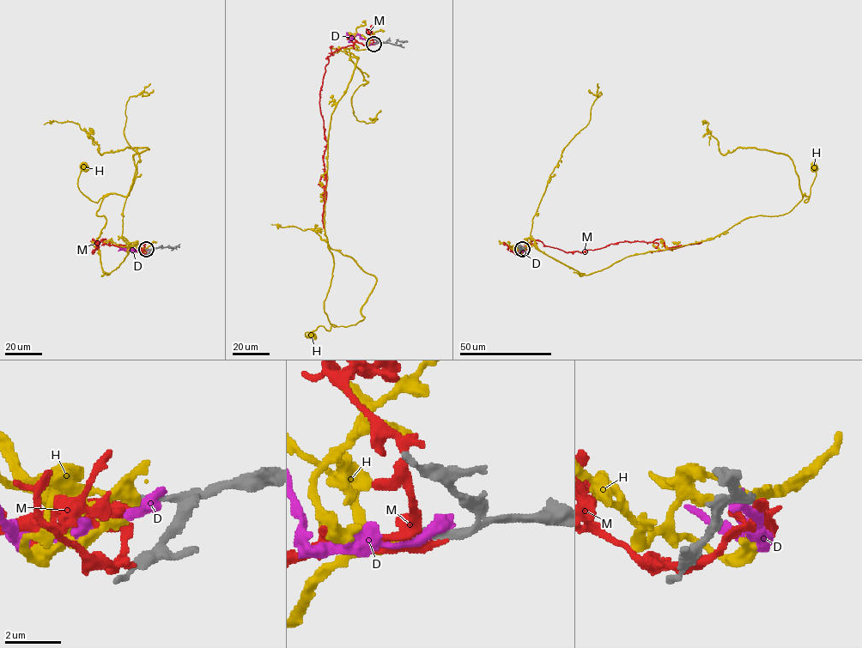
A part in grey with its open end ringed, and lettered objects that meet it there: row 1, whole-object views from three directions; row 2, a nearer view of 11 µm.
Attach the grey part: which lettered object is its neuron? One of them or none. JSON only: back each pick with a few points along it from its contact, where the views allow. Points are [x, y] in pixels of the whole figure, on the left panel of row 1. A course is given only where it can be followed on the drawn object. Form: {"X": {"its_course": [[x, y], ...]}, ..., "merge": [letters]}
{"H": {"its_course": [[146, 249], [122, 237], [129, 252], [103, 272], [96, 211], [108, 194], [80, 190], [84, 168]]}, "merge": ["H"]}

